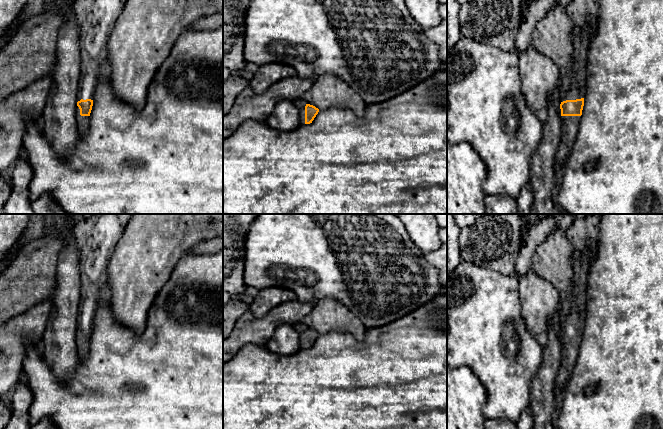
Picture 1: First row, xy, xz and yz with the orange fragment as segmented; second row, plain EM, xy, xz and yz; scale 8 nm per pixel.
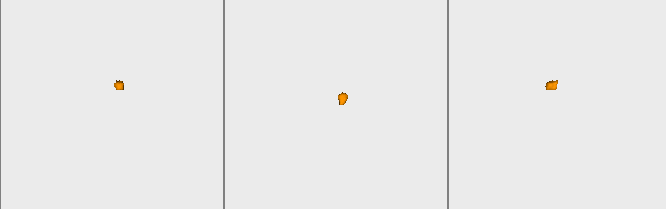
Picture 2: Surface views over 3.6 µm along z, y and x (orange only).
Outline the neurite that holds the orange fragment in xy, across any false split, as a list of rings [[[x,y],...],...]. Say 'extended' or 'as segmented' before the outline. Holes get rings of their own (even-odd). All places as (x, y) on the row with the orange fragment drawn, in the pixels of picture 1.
extended | [[[75,0],[72,4],[72,14],[80,28],[81,73],[77,108],[75,111],[80,136],[83,136],[89,129],[89,116],[93,106],[94,94],[99,83],[100,66],[107,59],[107,42],[126,1],[127,0]]]

